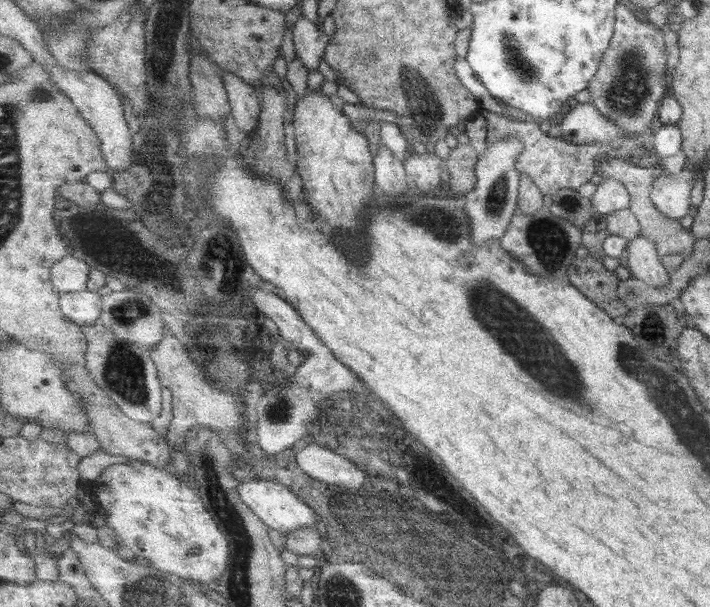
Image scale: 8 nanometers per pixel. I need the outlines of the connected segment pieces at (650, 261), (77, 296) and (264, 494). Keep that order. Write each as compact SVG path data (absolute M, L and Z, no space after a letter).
M639 234L627 244L624 264L631 276L655 288L669 283L669 273L662 261L654 241L648 236Z
M90 289L62 293L61 296L61 307L66 316L83 326L100 322L104 310L103 304L103 296Z
M261 477L261 481L249 481L241 483L241 495L254 510L273 530L279 530L287 534L293 534L301 528L312 525L315 527L318 522L316 511L310 505L300 498L290 486L282 482L276 482L269 478Z

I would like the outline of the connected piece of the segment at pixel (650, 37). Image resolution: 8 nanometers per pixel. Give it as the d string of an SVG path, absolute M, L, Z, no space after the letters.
M626 4L615 8L615 25L608 49L588 86L592 103L623 132L623 137L648 131L658 106L670 91L663 32Z

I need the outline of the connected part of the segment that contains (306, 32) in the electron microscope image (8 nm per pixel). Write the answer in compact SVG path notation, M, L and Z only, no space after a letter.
M301 15L294 27L296 54L307 64L309 70L318 70L325 60L327 46L332 37L323 36L312 20Z

